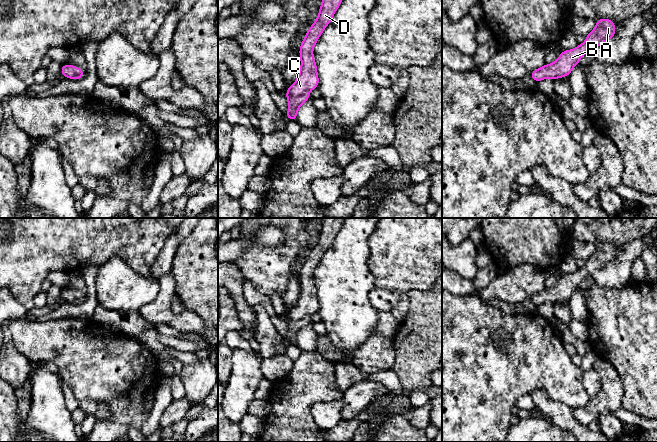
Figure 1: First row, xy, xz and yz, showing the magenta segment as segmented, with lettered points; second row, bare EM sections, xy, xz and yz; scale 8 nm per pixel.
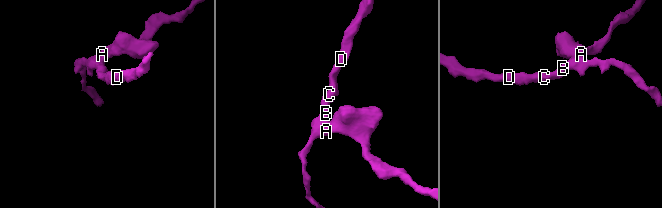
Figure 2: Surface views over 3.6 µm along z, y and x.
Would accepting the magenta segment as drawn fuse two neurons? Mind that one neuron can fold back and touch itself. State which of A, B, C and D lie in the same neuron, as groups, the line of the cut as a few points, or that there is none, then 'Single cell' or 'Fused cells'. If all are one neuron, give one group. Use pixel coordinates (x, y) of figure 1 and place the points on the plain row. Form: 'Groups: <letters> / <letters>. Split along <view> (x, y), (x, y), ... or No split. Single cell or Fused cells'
Groups: A B C D. No split. Single cell

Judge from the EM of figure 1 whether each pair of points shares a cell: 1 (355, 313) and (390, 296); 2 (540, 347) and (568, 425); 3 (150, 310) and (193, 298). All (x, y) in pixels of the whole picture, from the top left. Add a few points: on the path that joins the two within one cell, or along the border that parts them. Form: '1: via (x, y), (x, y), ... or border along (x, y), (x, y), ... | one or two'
1: border along (374, 287), (369, 294), (369, 302), (378, 312) | two
2: border along (540, 389), (550, 398), (561, 401), (571, 409) | two
3: border along (171, 272), (174, 278), (174, 292), (176, 294) | two

